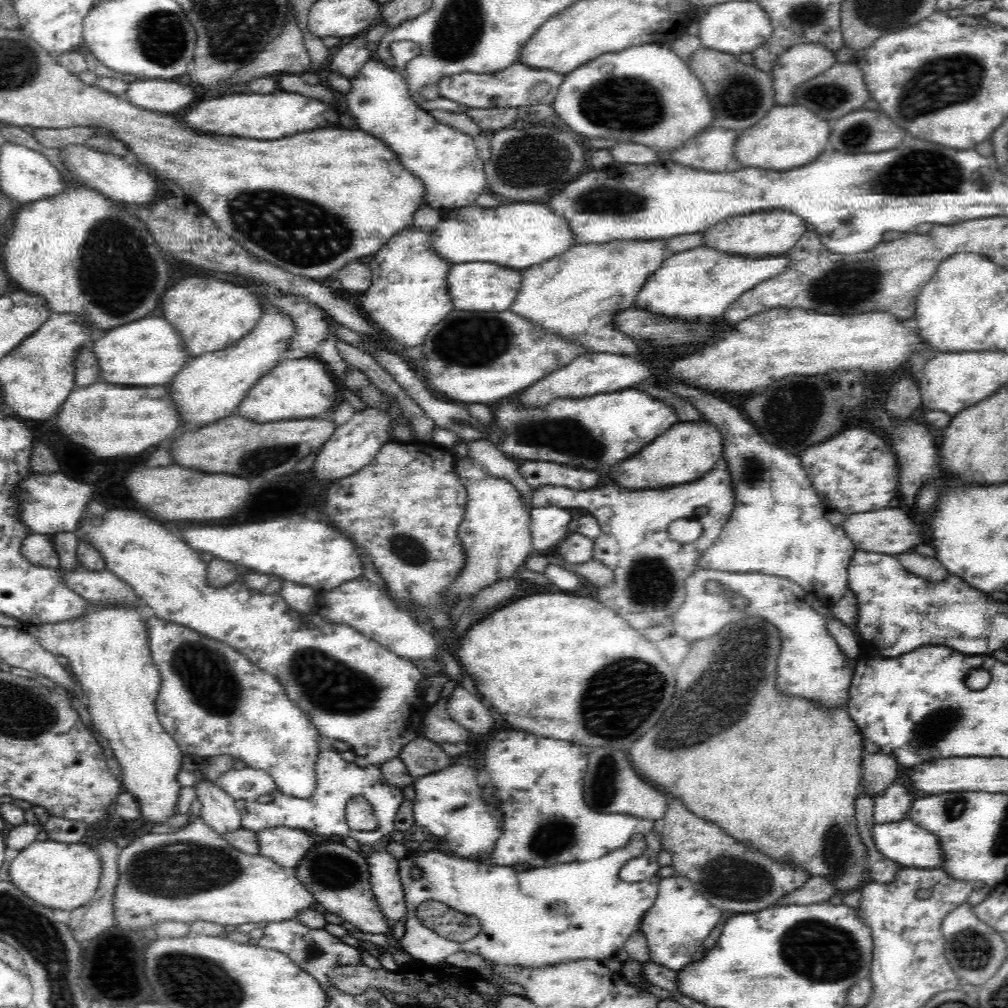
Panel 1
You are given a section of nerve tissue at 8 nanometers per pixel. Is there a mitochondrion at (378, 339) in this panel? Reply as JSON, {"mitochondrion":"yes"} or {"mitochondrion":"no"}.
{"mitochondrion":"no"}

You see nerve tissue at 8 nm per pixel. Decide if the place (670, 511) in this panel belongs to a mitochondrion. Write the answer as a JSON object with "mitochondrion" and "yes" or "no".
{"mitochondrion":"no"}

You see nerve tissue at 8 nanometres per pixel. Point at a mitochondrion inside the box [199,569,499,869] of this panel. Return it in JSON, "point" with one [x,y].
{"point":[316,677]}

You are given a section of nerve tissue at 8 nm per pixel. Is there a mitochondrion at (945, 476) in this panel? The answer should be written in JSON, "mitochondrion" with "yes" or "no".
{"mitochondrion":"no"}

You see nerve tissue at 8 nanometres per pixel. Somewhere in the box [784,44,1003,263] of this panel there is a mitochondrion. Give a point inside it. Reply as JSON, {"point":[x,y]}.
{"point":[944,81]}

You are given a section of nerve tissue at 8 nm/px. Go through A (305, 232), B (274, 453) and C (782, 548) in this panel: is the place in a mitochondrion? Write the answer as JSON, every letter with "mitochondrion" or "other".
{"A":"mitochondrion","B":"mitochondrion","C":"other"}

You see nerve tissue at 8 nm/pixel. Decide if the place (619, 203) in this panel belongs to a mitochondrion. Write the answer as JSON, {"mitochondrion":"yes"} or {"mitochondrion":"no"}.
{"mitochondrion":"yes"}

